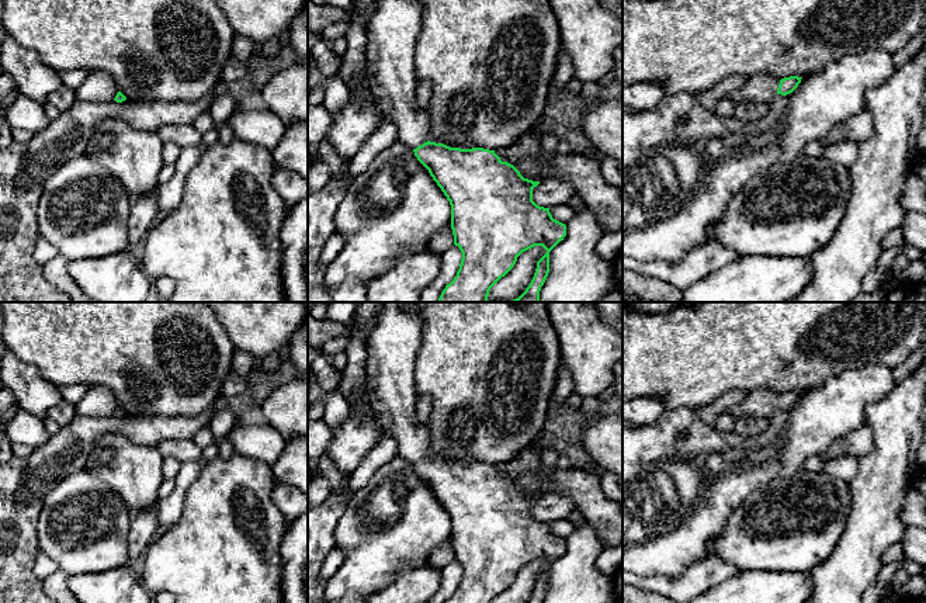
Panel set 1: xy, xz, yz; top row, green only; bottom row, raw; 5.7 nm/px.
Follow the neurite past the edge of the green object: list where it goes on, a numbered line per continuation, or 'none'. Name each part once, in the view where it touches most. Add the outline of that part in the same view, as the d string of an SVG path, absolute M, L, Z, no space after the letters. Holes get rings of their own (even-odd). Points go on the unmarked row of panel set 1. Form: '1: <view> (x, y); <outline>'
1: xz (394, 343); M382 302L367 346L370 399L381 429L393 434L398 457L416 464L429 455L430 430L416 415L415 364L423 318L406 302Z

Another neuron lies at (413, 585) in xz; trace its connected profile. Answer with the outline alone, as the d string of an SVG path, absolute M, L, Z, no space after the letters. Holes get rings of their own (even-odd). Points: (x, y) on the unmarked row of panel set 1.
M429 559L420 566L406 566L385 588L370 595L367 603L426 603L440 588L440 571Z

